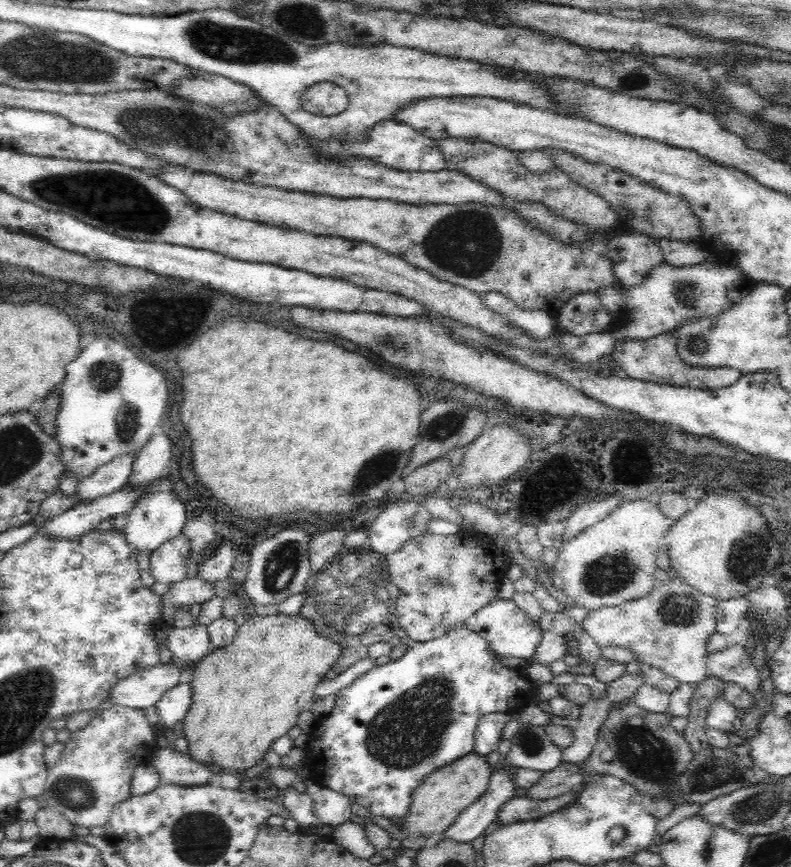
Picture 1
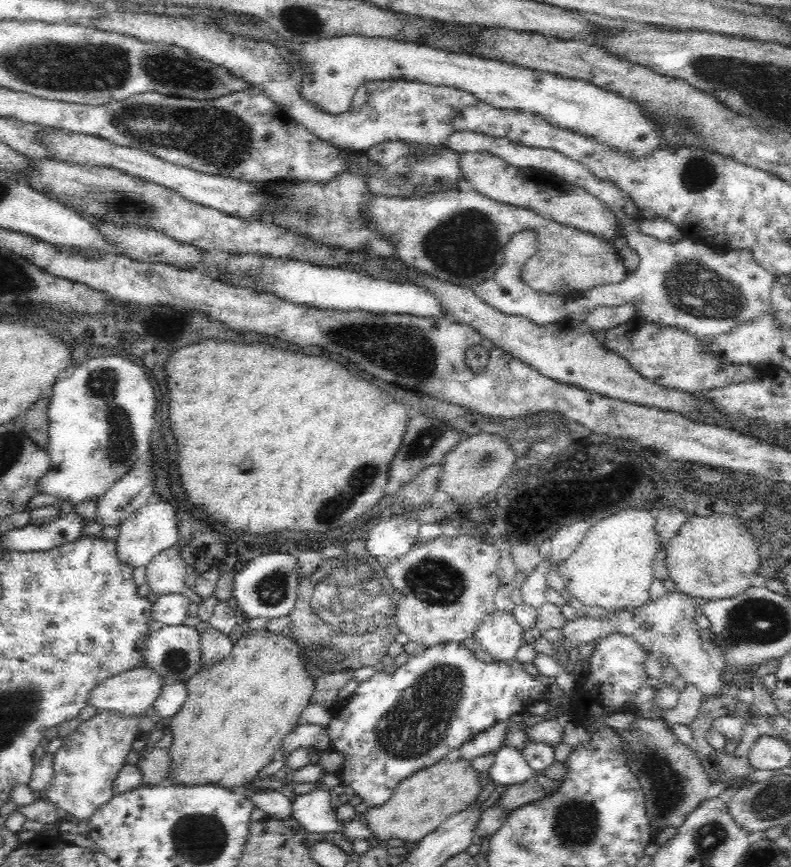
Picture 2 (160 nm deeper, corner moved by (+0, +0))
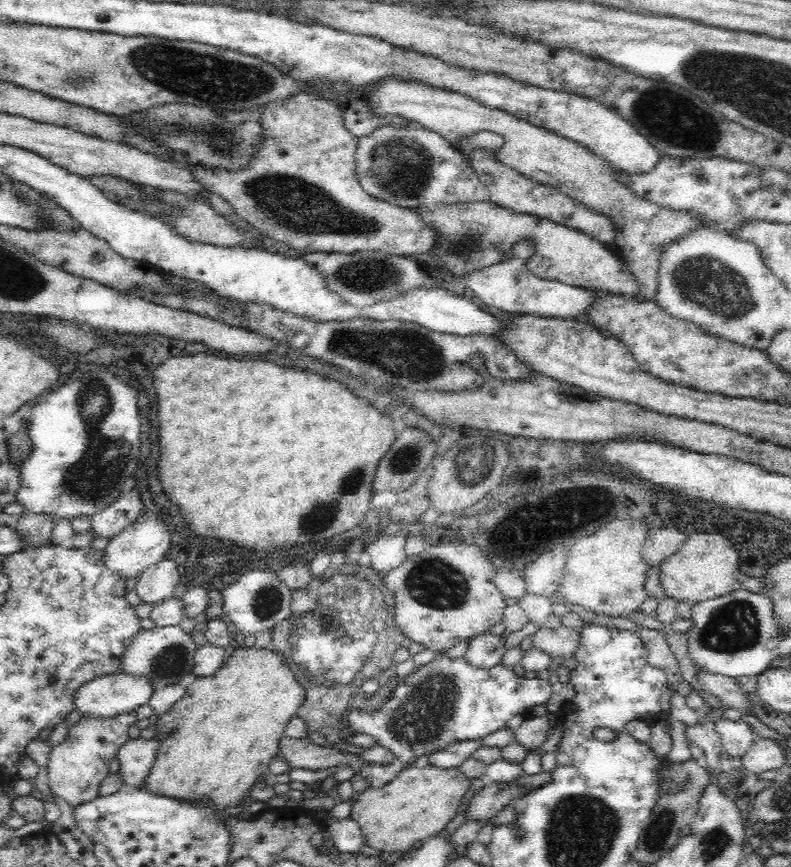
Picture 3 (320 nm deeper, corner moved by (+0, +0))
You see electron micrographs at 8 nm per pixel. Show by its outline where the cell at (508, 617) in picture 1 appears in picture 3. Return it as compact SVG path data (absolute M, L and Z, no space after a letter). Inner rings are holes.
M478 635L468 643L463 657L472 667L489 669L499 664L504 651L504 636Z

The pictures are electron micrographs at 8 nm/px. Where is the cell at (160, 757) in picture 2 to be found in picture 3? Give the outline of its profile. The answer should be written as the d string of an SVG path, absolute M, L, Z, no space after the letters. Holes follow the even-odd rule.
M139 736L130 738L116 750L114 757L118 759L117 773L122 779L122 784L141 787L142 780L146 778L146 774L150 772L150 768L156 760L158 746L160 746L160 742Z

